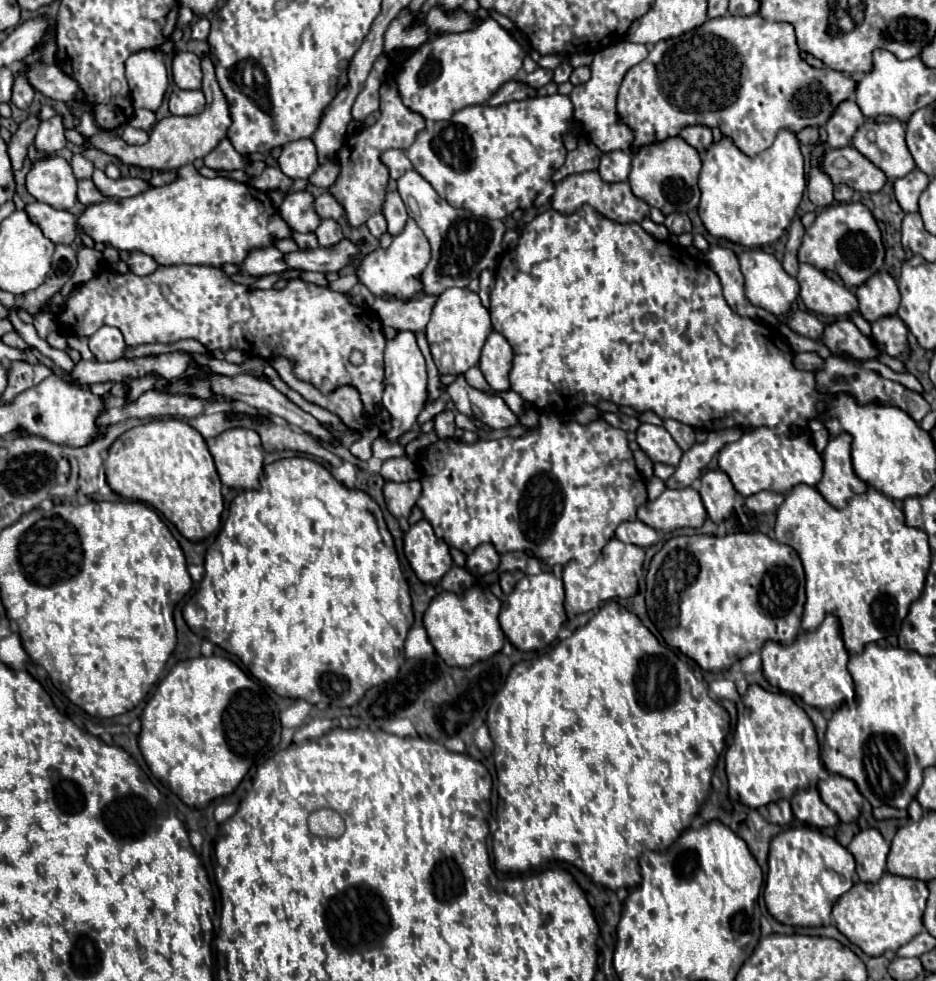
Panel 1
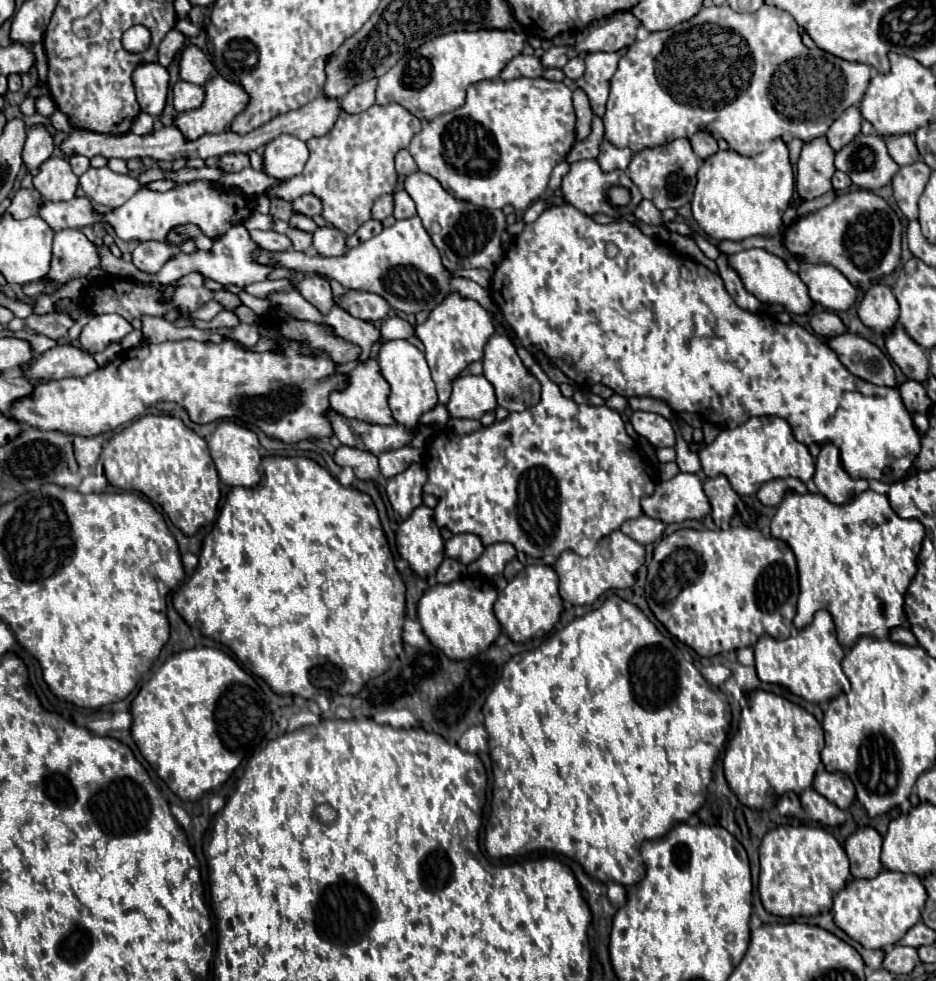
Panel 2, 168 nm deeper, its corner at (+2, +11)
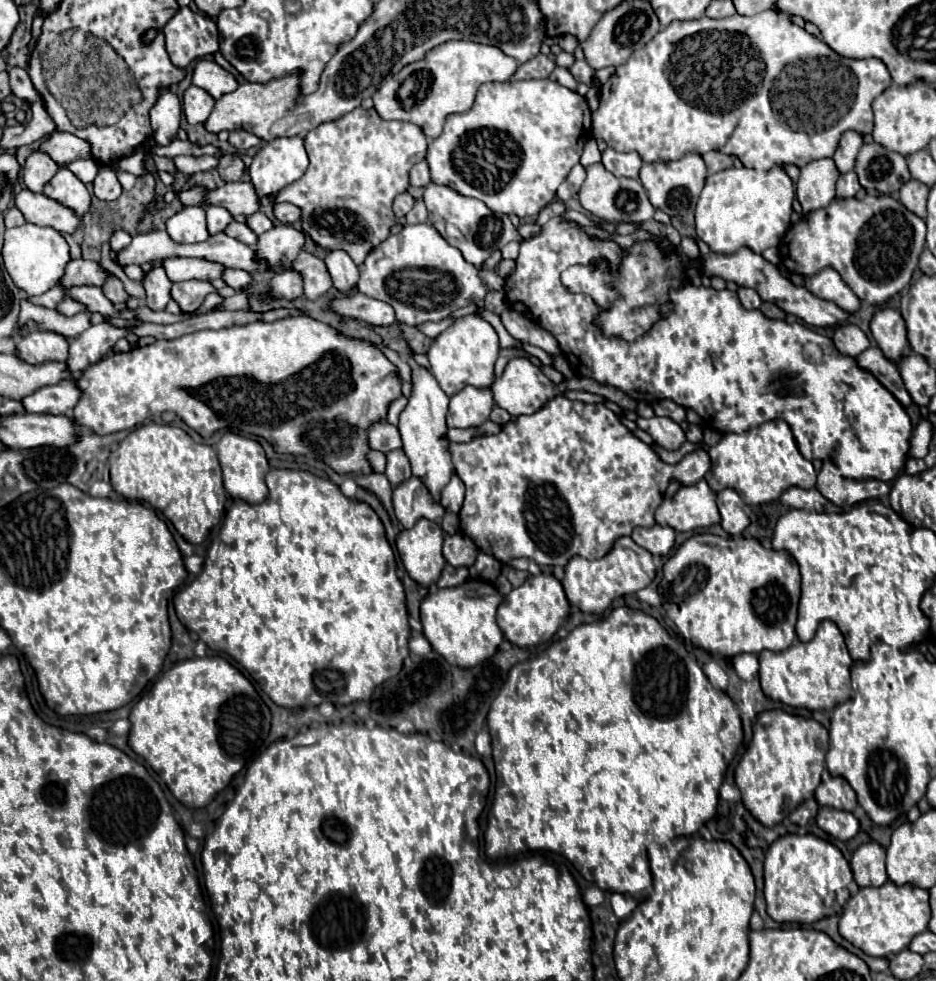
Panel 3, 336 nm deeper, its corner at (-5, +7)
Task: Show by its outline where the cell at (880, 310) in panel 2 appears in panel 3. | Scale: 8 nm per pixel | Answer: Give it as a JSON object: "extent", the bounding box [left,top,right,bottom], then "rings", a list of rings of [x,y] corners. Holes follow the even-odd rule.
{"extent":[871,307,911,361],"rings":[[[885,307],[877,311],[871,319],[871,333],[879,345],[879,349],[891,359],[899,361],[901,357],[911,353],[909,341],[905,337],[905,321],[897,309]]]}

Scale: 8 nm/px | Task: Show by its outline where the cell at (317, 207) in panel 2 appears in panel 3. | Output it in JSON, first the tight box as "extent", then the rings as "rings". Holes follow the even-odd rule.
{"extent":[275,203,301,225],"rings":[[[277,203],[275,205],[275,217],[285,225],[293,225],[293,223],[301,221],[301,209],[297,209],[291,203]]]}

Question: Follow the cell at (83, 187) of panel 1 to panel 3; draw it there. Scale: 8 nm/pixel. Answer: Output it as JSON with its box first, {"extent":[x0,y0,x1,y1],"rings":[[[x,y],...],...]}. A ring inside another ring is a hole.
{"extent":[93,169,123,201],"rings":[[[109,169],[99,171],[99,175],[93,181],[93,191],[95,191],[95,197],[101,201],[115,201],[123,193],[115,171],[109,171]]]}

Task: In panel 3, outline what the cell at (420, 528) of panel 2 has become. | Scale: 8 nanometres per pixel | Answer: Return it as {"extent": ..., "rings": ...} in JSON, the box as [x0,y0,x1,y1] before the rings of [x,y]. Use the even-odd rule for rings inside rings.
{"extent":[395,519,445,587],"rings":[[[421,519],[415,527],[401,531],[395,545],[409,577],[419,585],[429,587],[441,577],[445,557],[441,553],[443,529],[439,523]]]}

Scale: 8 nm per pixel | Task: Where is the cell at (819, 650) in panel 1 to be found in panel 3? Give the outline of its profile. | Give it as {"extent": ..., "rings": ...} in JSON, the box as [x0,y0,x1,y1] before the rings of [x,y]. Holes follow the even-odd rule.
{"extent":[759,621,853,711],"rings":[[[823,621],[815,637],[807,643],[797,641],[785,651],[761,651],[759,653],[759,679],[763,693],[773,701],[781,701],[791,707],[823,709],[831,711],[839,703],[853,697],[849,667],[853,659],[845,647],[843,635],[833,621]]]}

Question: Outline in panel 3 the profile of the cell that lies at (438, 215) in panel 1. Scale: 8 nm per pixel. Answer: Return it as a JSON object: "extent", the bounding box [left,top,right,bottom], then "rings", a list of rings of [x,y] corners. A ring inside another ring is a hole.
{"extent":[423,183,521,269],"rings":[[[429,183],[425,187],[423,193],[423,201],[427,205],[429,211],[429,223],[439,231],[439,235],[453,247],[457,247],[461,251],[461,255],[465,257],[465,261],[469,261],[471,265],[475,265],[477,269],[483,267],[483,263],[499,249],[503,249],[511,239],[521,239],[519,231],[511,225],[509,217],[503,213],[493,213],[491,209],[487,209],[487,205],[479,199],[471,199],[471,197],[463,197],[457,191],[445,187],[445,185],[437,185],[437,183]]]}

